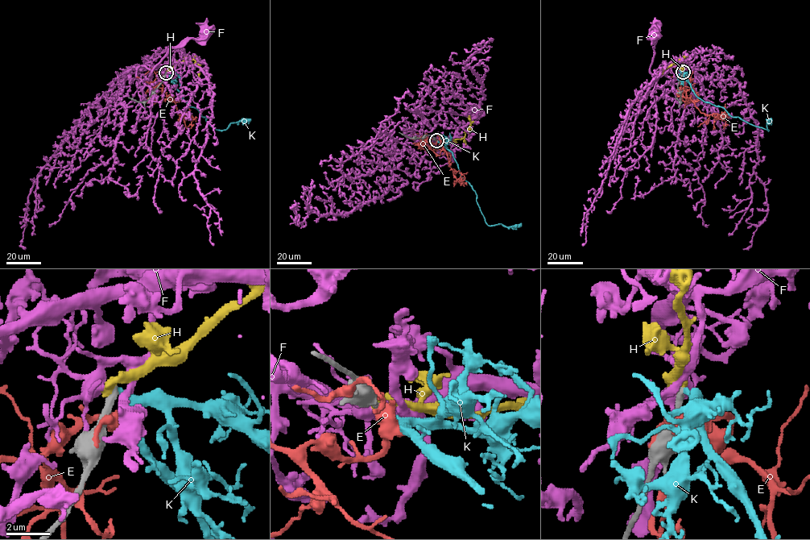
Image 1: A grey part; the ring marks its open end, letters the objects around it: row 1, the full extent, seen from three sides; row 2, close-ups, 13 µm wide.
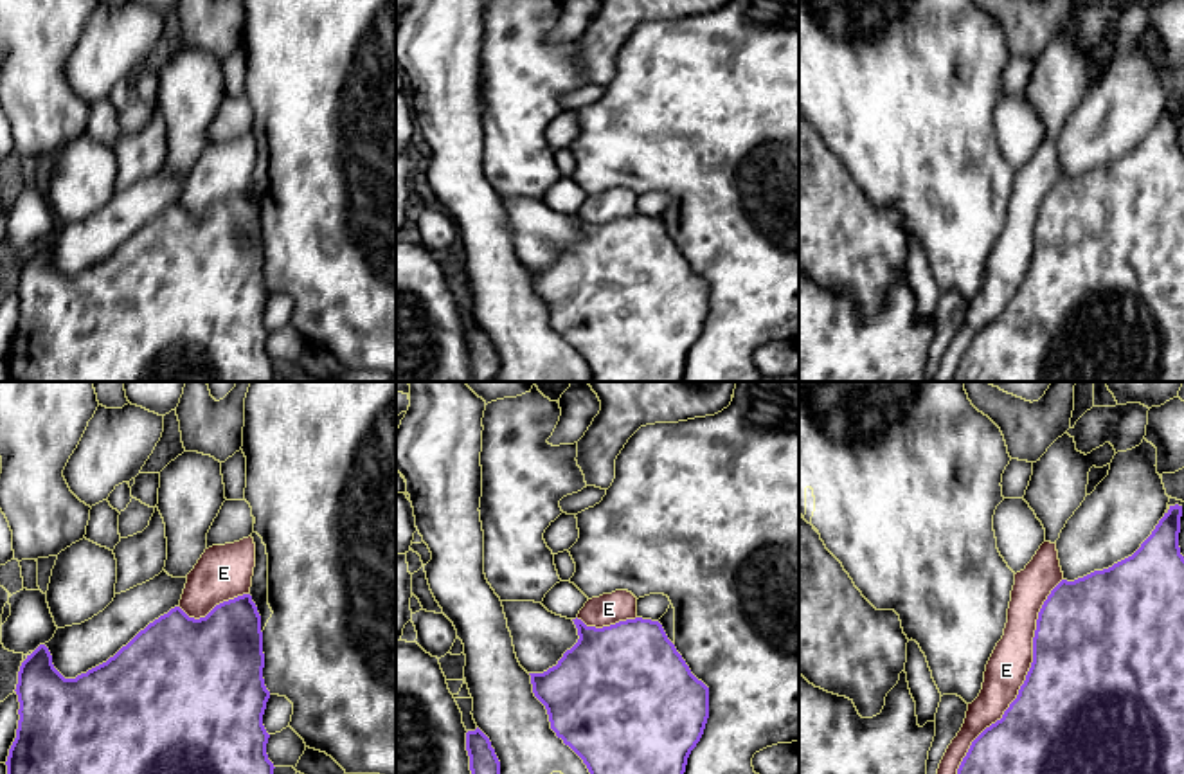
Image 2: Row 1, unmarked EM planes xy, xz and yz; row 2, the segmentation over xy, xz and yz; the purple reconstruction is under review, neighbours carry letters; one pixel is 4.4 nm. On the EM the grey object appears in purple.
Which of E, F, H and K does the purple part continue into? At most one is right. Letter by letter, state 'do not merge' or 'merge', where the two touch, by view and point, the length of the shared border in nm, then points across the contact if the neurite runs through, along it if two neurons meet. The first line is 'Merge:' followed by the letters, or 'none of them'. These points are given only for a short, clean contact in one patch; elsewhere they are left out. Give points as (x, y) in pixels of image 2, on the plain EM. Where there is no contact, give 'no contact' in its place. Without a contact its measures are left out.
Merge: none of them
E: do not merge; contact yz (1024, 279); length 1050 nm
F: do not merge; no contact
H: do not merge; no contact
K: do not merge; no contact

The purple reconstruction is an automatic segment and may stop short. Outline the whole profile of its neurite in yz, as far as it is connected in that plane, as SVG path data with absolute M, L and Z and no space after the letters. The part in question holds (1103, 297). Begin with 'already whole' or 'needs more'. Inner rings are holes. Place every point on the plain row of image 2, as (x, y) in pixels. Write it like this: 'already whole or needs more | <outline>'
already whole | M1182 103L1164 110L1128 155L1074 178L1062 176L1044 198L1033 234L1033 259L1017 295L986 324L963 355L954 382L1184 382L1184 153L1179 144Z

